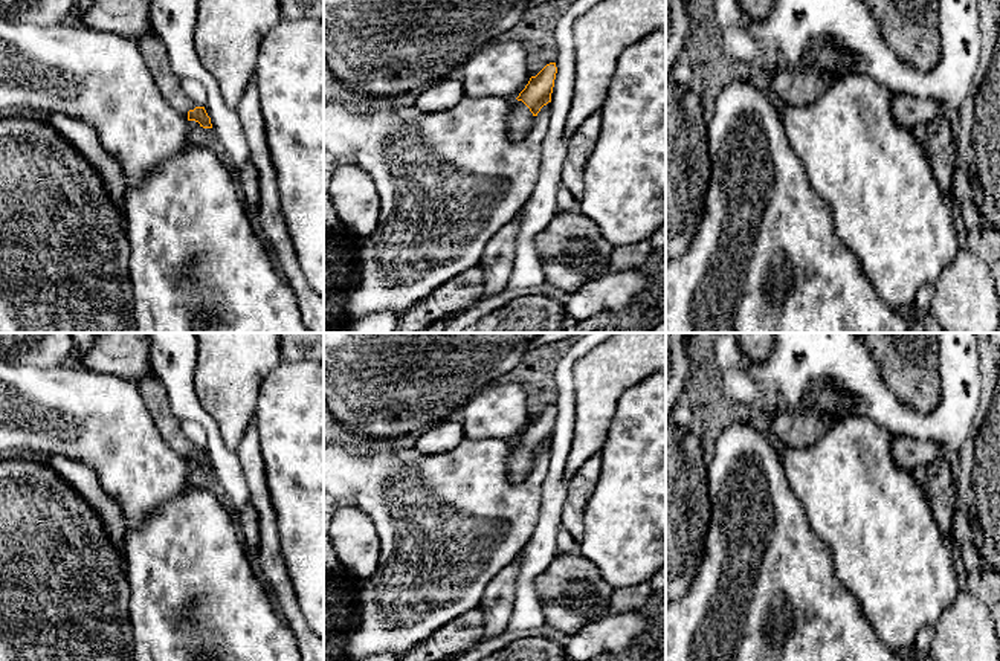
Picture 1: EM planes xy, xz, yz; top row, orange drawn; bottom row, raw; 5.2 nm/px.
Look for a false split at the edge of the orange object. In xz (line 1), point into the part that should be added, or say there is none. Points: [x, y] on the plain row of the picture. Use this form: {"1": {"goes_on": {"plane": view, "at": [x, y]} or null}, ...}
{"1": {"goes_on": {"plane": "xz", "at": [521, 461]}}}

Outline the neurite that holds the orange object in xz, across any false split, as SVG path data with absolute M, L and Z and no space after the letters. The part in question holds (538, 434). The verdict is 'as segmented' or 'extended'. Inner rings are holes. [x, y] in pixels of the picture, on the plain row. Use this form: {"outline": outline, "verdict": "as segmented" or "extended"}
{"outline": "M556 405L547 406L536 418L530 420L525 430L513 443L508 456L508 479L511 482L522 482L540 450L551 444L556 415Z", "verdict": "extended"}

